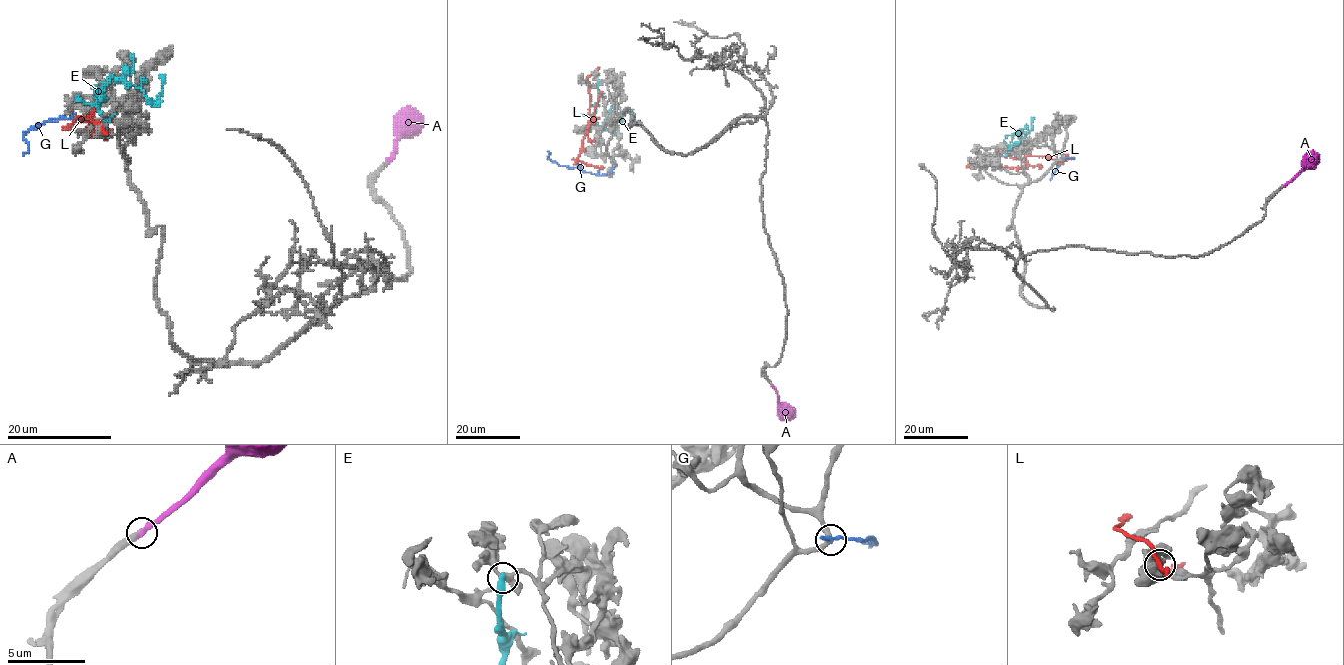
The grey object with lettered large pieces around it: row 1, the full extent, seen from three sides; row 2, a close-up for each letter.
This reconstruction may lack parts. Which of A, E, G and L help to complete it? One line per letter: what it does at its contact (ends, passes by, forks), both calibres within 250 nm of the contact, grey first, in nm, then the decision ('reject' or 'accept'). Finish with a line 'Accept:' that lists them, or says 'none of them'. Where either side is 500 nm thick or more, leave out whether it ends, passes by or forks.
A: it ends there; 340 nm thick on the grey side, 400 nm on the other; accept
E: it ends there; 320 nm thick on the grey side, 400 nm on the other; reject
G: it ends there; 340 nm thick on the grey side, 280 nm on the other; reject
L: 650 nm thick on the grey side, 400 nm on the other; reject
Accept: A

